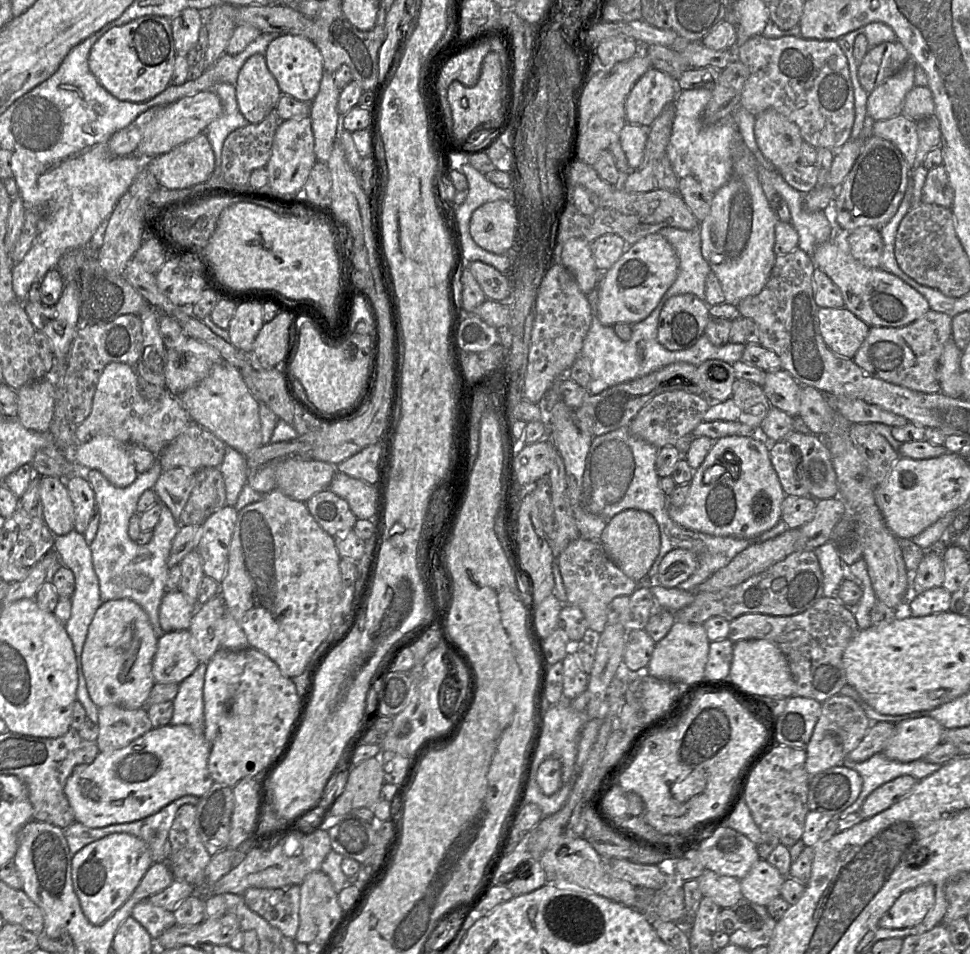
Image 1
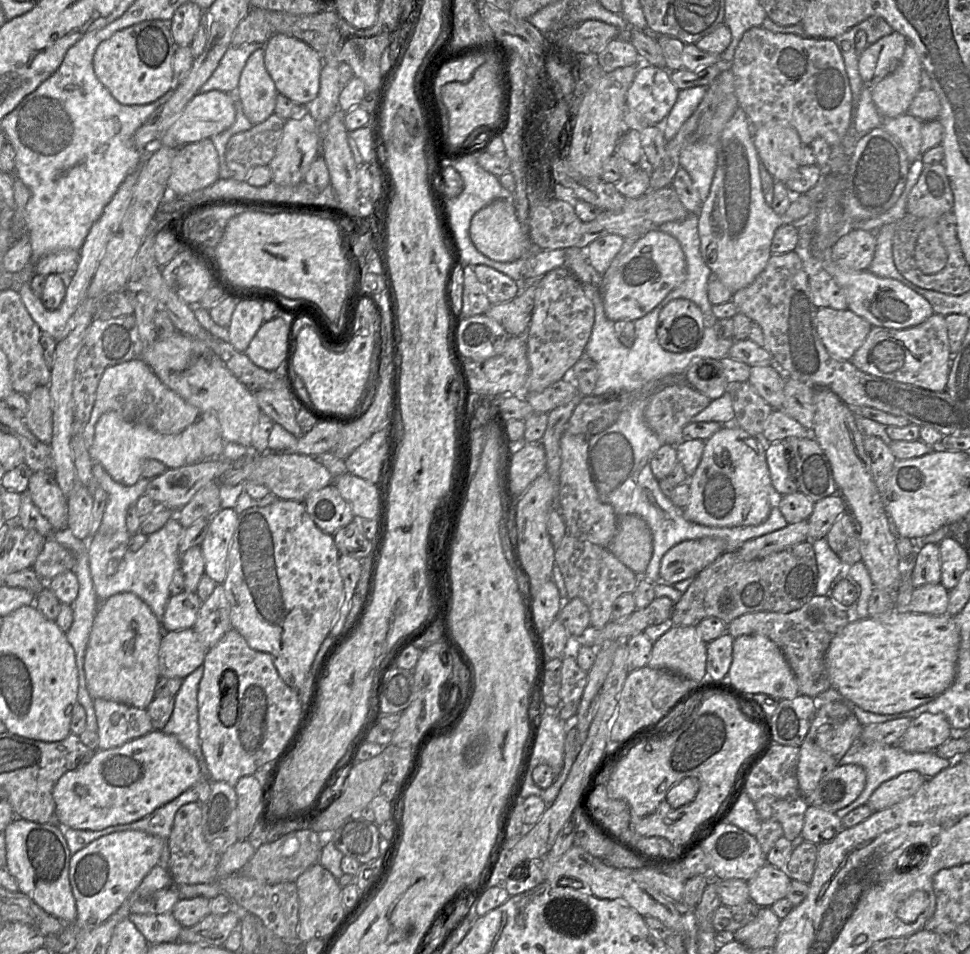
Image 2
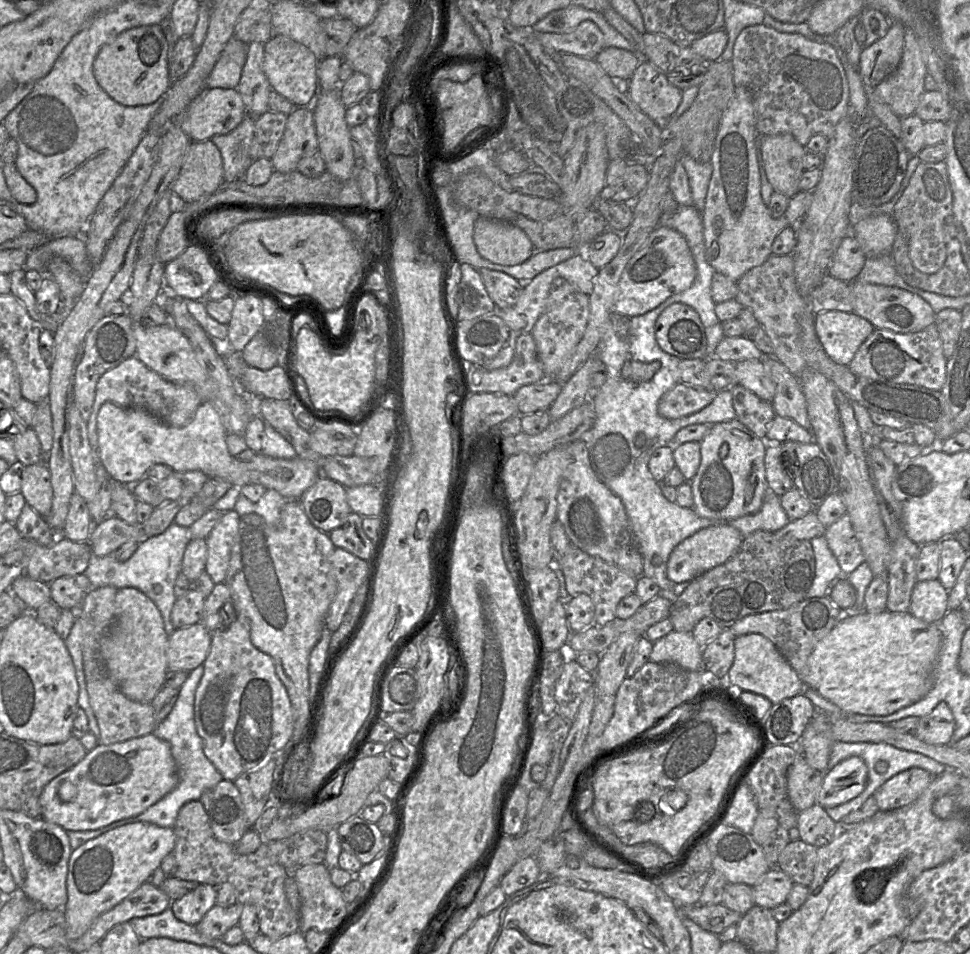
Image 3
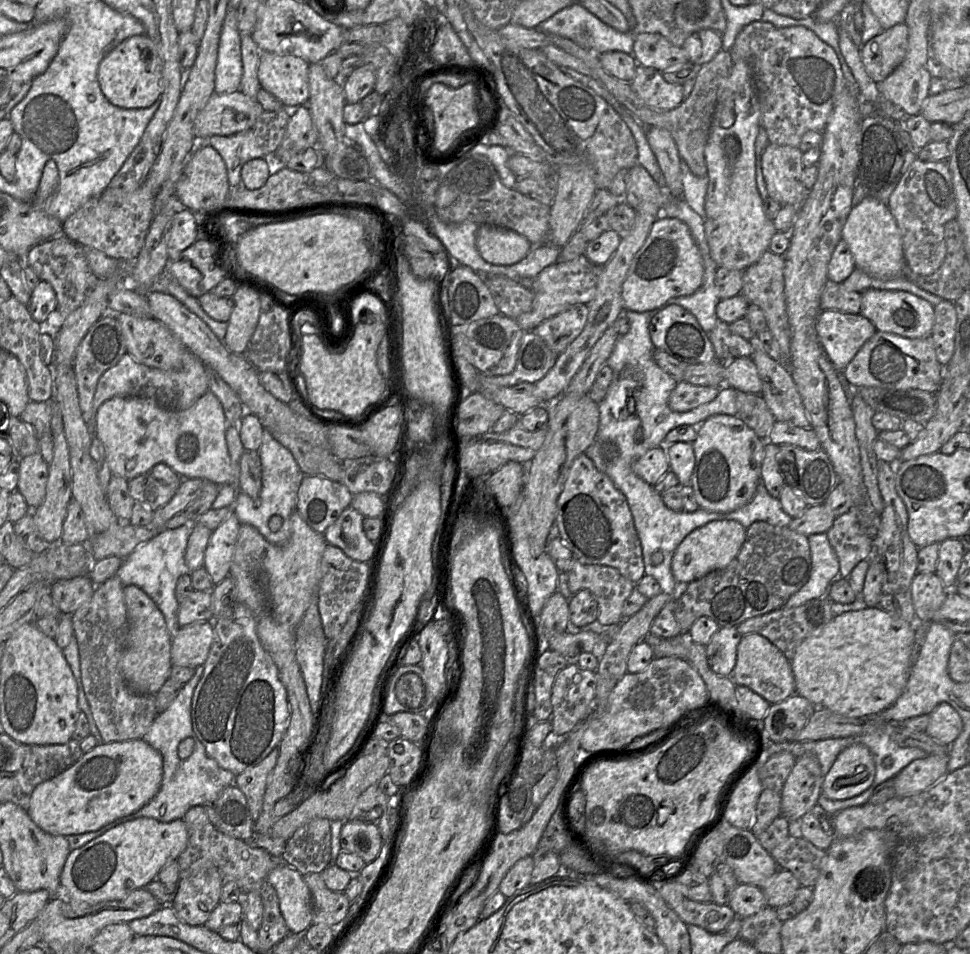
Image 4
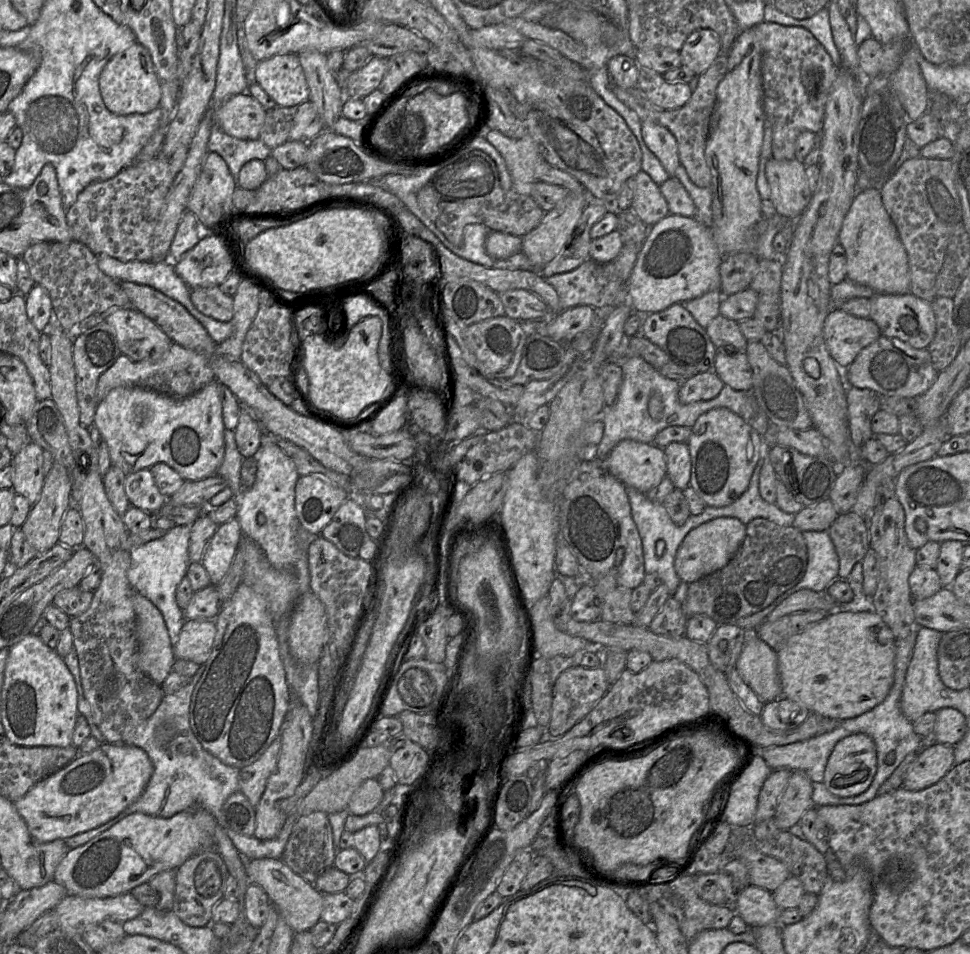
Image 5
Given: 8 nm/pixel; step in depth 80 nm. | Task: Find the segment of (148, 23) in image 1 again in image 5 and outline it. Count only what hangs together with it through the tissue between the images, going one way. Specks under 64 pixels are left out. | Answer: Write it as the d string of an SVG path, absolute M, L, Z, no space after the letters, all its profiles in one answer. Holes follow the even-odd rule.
M137 41L106 63L99 77L99 89L106 108L116 115L145 114L160 107L160 79L149 51Z

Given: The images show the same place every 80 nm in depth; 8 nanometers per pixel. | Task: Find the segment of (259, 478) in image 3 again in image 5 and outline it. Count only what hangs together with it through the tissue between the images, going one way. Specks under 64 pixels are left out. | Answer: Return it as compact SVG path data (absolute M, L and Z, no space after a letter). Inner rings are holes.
M214 380L185 398L173 398L136 386L112 389L99 402L94 418L94 425L108 445L112 465L119 467L126 476L143 469L150 469L160 462L173 468L185 481L199 481L215 475L224 459L226 429L218 383Z

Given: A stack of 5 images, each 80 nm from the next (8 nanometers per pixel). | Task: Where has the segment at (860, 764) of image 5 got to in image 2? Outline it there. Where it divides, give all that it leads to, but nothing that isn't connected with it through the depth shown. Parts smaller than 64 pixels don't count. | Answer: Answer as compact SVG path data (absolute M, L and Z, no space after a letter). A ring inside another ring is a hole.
M855 764L839 765L825 775L806 798L809 805L836 813L861 794L866 783L865 770Z

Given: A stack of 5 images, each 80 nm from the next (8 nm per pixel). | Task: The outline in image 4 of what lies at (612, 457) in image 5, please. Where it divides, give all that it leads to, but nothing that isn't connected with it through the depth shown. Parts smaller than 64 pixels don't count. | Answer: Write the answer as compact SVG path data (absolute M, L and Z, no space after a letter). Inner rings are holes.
M667 445L648 450L632 464L632 471L648 484L654 486L670 470Z

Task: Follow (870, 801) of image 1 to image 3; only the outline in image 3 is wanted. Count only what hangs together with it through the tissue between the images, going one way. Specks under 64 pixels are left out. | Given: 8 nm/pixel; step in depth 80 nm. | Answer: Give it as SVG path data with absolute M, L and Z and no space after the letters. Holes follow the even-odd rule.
M921 768L902 771L881 785L873 794L879 810L906 806L916 800L935 777Z

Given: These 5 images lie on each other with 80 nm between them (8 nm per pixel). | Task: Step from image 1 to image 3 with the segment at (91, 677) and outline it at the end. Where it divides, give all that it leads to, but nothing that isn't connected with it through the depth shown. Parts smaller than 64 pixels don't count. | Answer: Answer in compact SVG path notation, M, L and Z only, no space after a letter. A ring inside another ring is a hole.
M133 587L119 589L115 598L116 618L100 643L106 671L117 688L130 700L151 703L163 688L168 669L166 650L169 635L164 628L162 615L155 603Z

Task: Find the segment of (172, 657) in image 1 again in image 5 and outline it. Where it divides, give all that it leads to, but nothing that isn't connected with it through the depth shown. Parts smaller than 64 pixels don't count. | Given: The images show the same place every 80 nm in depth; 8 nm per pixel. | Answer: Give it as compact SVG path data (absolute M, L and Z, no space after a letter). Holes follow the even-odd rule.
M186 620L173 648L176 659L204 666L211 655L215 636L214 620Z

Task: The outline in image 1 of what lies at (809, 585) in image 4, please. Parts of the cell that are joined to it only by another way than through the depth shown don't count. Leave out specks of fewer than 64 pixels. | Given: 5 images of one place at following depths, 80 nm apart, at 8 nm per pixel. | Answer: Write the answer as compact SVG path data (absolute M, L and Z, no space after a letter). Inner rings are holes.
M828 541L813 551L817 556L823 575L823 595L837 599L837 589L844 579L838 549Z

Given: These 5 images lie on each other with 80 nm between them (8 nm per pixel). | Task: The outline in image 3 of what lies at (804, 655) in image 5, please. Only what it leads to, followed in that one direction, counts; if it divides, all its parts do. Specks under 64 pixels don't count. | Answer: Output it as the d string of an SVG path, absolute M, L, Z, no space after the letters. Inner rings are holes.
M910 612L843 614L836 626L816 645L808 659L806 688L816 690L845 712L886 716L923 698L931 689L933 671L942 643L938 623L927 623Z

